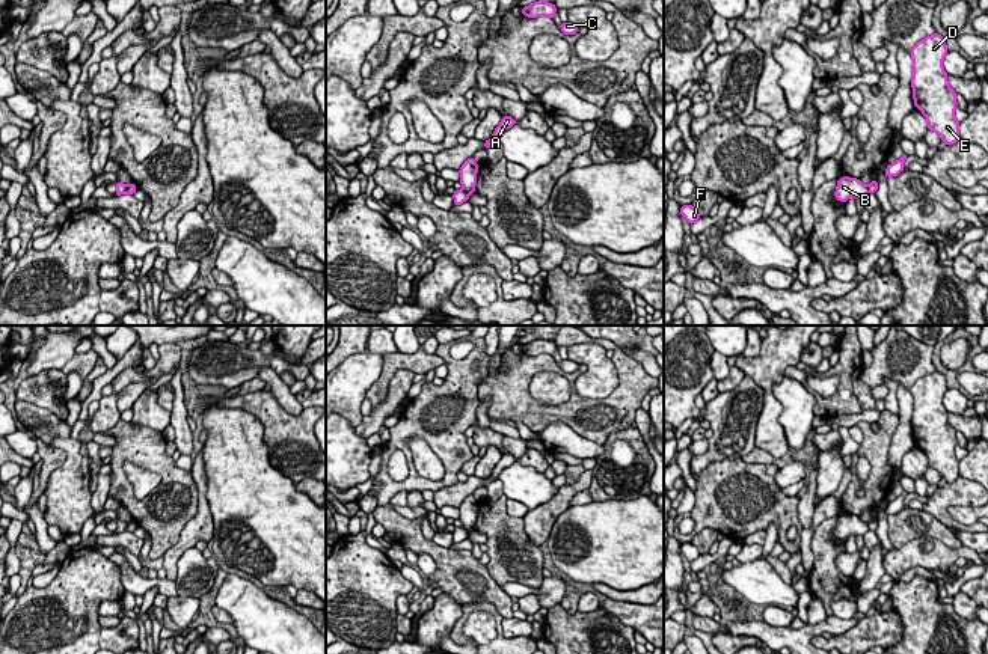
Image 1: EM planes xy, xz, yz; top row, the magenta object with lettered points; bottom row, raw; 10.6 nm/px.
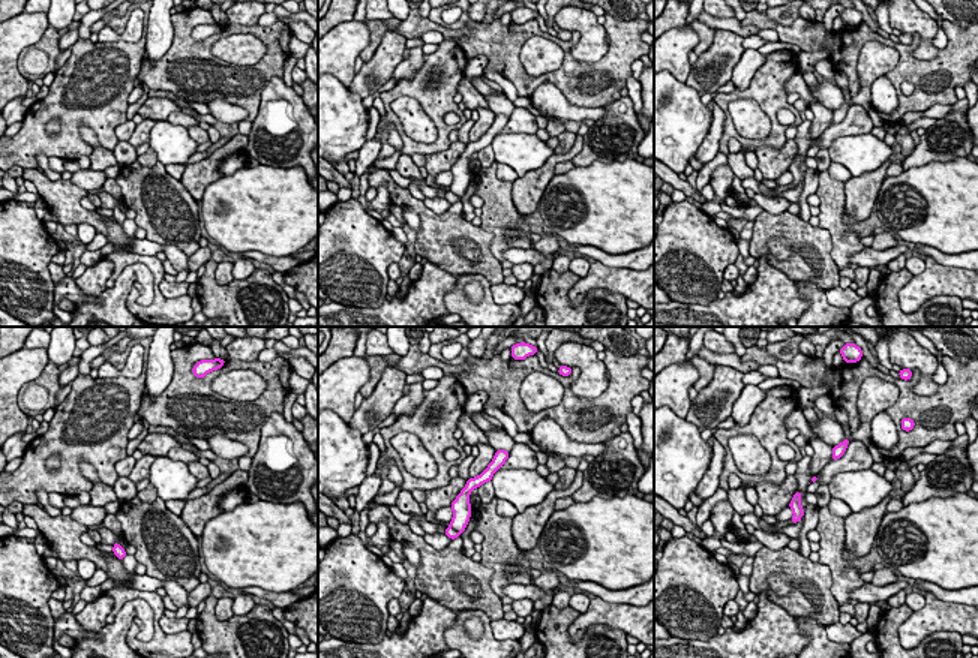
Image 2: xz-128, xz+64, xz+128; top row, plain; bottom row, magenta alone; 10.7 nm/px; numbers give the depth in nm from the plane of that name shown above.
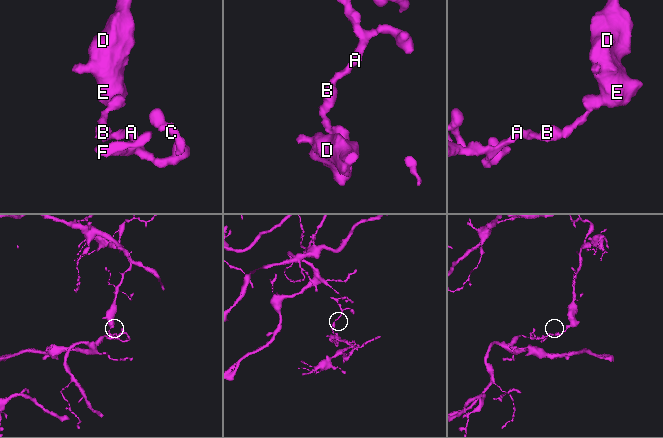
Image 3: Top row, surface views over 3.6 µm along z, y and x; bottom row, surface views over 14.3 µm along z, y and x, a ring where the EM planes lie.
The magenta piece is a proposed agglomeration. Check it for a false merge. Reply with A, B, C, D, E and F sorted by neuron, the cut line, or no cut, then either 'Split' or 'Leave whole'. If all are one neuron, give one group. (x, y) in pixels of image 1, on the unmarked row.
Groups: A B C F / D E. Split along xz (463, 526), (468, 532). Split

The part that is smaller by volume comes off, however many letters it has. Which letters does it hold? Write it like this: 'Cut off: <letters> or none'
Cut off: D, E

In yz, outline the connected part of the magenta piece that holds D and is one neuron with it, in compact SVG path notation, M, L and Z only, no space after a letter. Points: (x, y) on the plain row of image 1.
M937 369L919 378L910 389L913 396L913 437L914 443L928 458L929 469L940 473L941 479L947 484L959 478L959 460L955 455L956 431L947 419L947 410L943 405L944 393L949 390L946 377Z

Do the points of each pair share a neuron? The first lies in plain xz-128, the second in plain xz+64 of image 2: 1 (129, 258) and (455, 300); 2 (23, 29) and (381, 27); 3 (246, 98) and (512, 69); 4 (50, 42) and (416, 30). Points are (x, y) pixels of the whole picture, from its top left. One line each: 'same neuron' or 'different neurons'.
1: same neuron
2: different neurons
3: same neuron
4: same neuron

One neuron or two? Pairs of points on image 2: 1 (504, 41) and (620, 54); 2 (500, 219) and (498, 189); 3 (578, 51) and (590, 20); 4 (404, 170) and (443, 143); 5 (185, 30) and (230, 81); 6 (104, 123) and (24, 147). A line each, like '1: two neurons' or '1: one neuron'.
1: one neuron
2: one neuron
3: one neuron
4: two neurons
5: one neuron
6: one neuron

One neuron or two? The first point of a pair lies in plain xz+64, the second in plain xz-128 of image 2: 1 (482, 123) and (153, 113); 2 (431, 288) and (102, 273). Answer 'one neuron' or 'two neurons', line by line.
1: two neurons
2: one neuron

